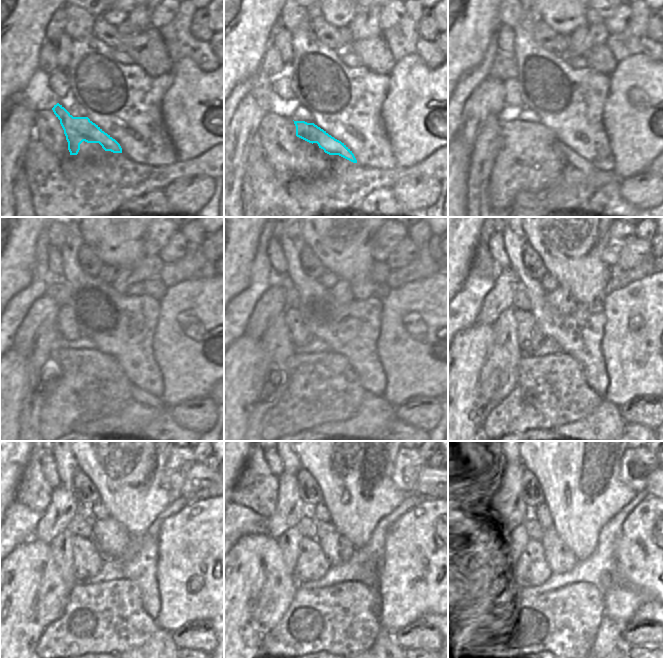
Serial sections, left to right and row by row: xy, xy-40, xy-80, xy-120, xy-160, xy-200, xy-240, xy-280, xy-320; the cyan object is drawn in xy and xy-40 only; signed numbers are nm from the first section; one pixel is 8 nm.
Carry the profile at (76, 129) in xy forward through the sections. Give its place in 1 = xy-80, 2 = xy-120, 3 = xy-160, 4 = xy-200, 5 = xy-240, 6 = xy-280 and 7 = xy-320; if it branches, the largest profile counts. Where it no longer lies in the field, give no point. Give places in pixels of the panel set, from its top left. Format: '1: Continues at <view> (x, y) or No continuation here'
1: Continues at xy-80 (577, 170)
2: Continues at xy-120 (142, 409)
3: Continues at xy-160 (374, 414)
4: Continues at xy-200 (605, 420)
5: Continues at xy-240 (160, 644)
6: Continues at xy-280 (385, 644)
7: Continues at xy-320 (623, 644).

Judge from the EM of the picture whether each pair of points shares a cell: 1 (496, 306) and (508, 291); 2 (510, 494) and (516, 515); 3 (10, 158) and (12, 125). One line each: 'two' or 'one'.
1: one
2: one
3: one

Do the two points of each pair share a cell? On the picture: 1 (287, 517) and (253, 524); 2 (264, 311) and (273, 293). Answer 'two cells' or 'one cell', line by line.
1: two cells
2: one cell

